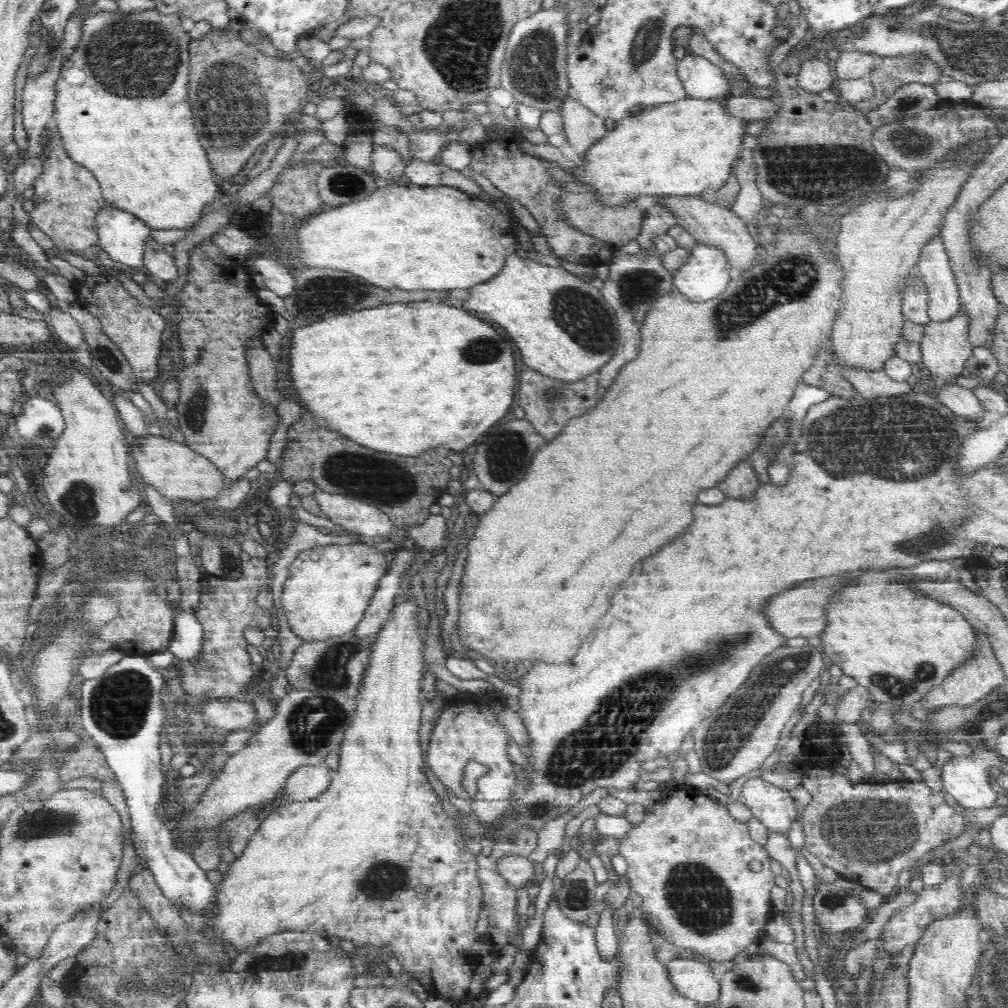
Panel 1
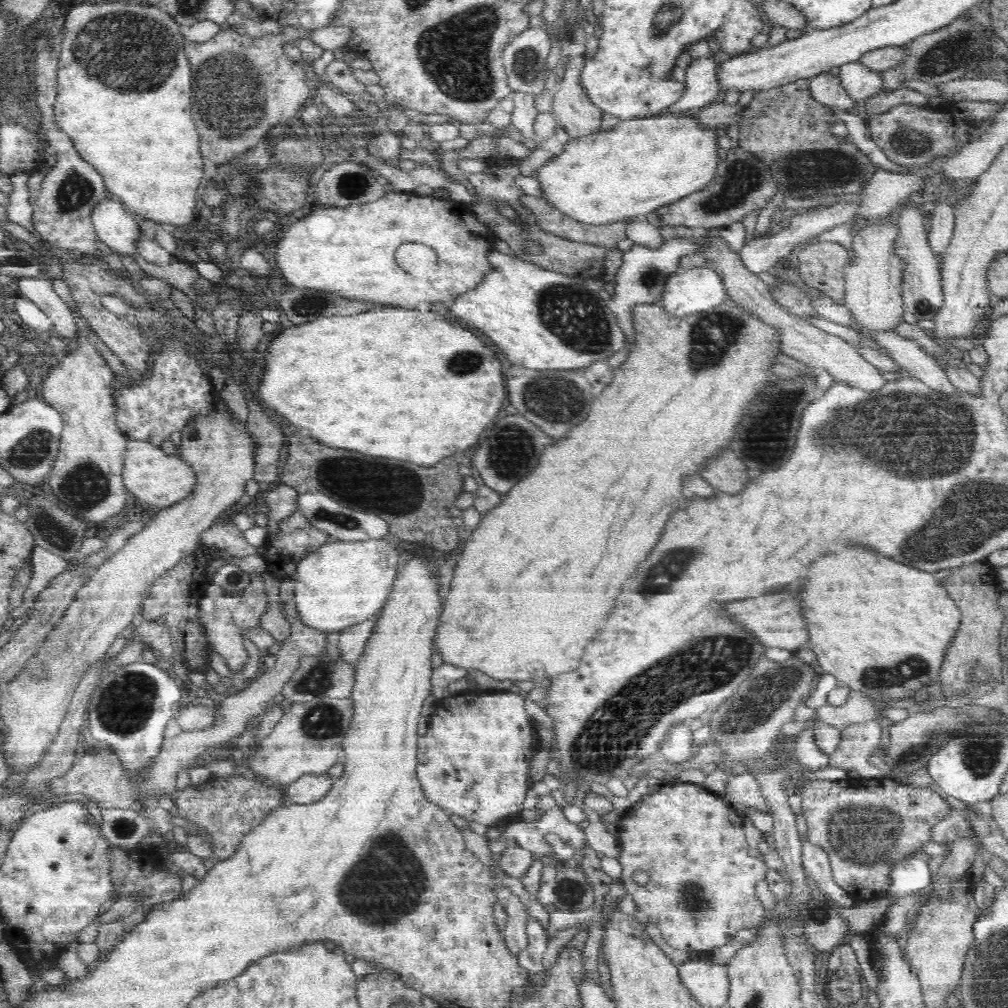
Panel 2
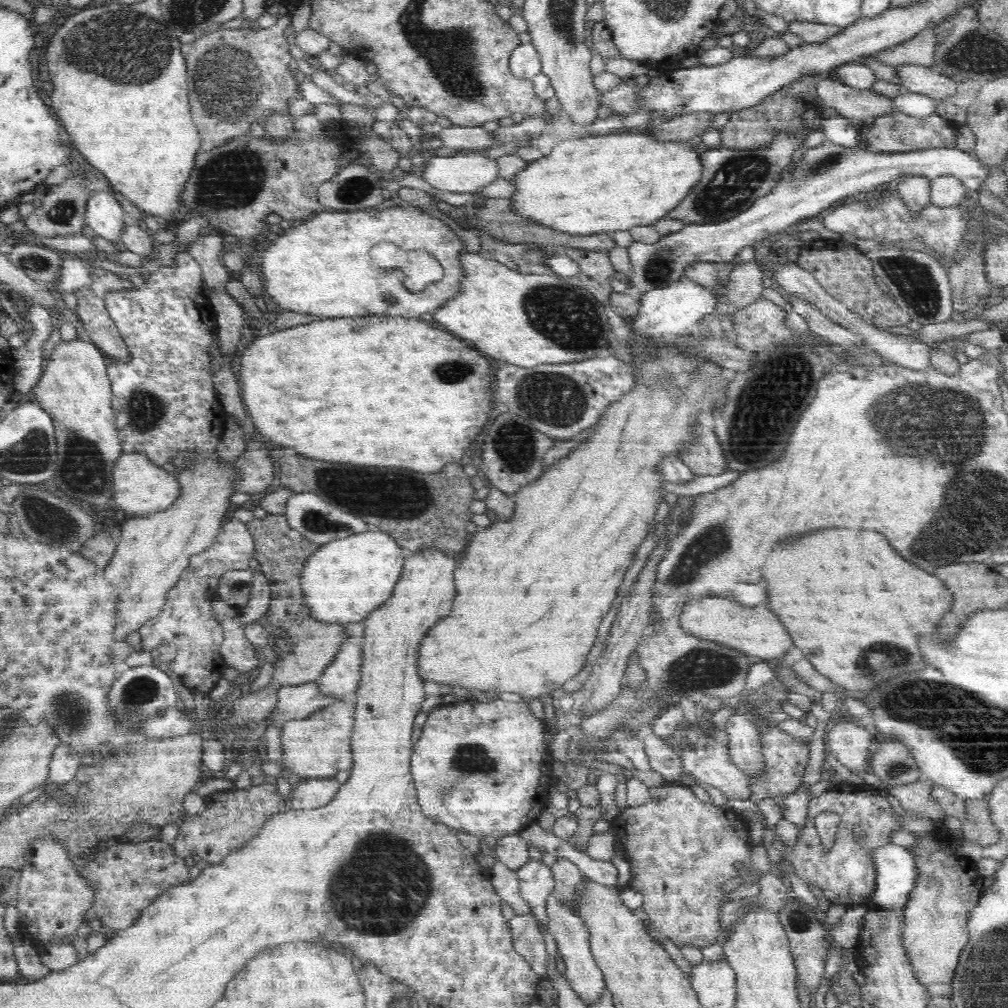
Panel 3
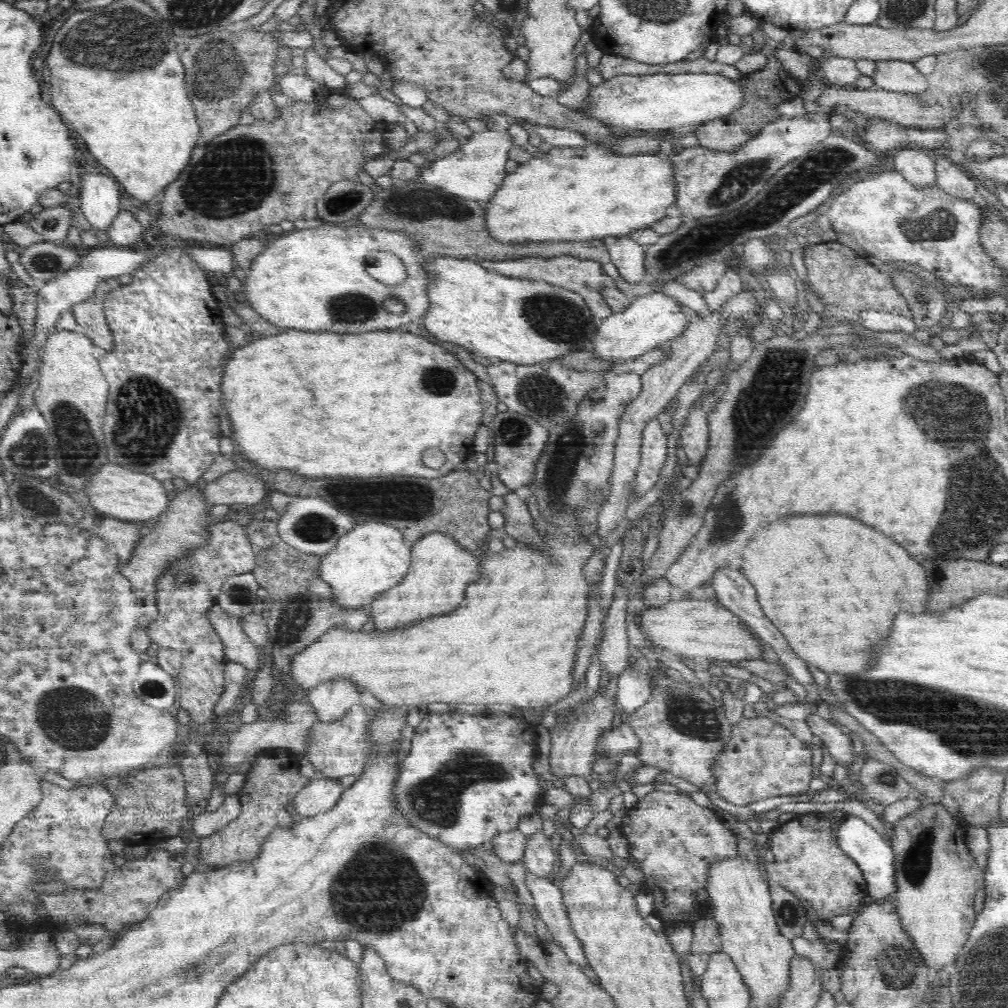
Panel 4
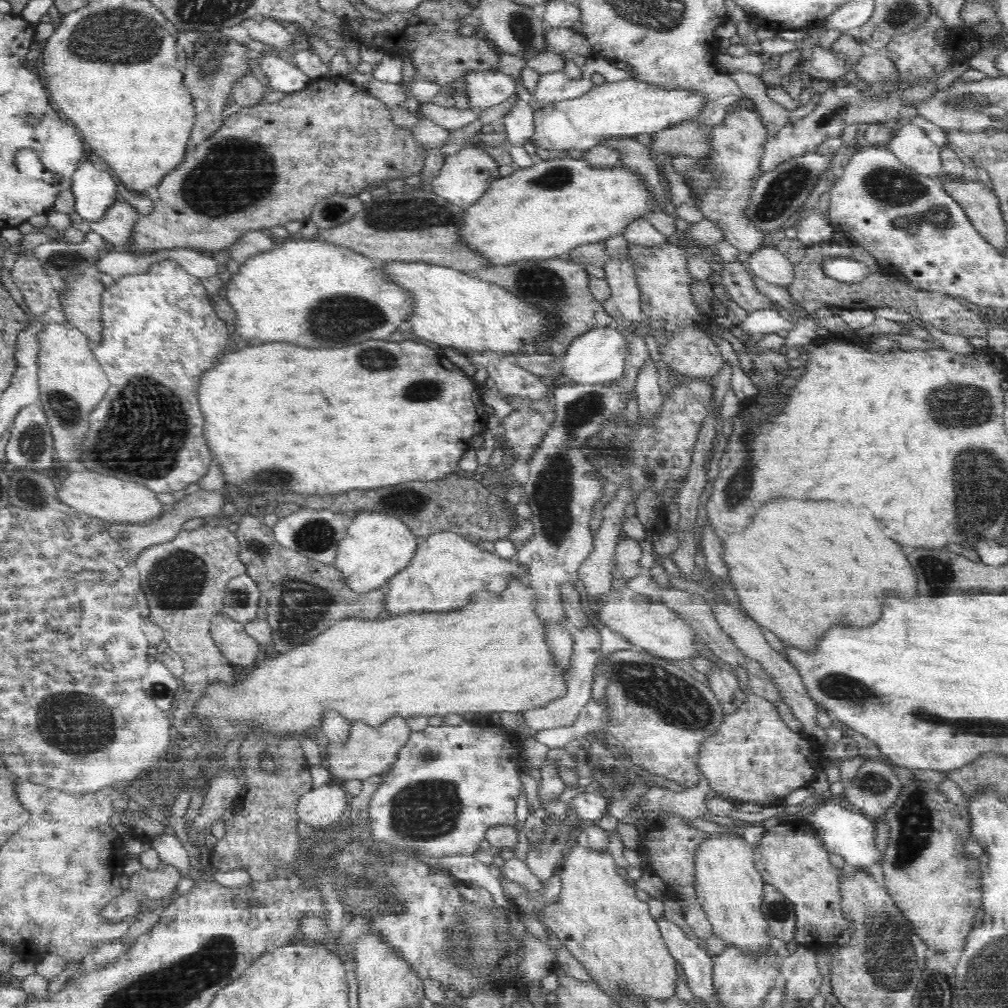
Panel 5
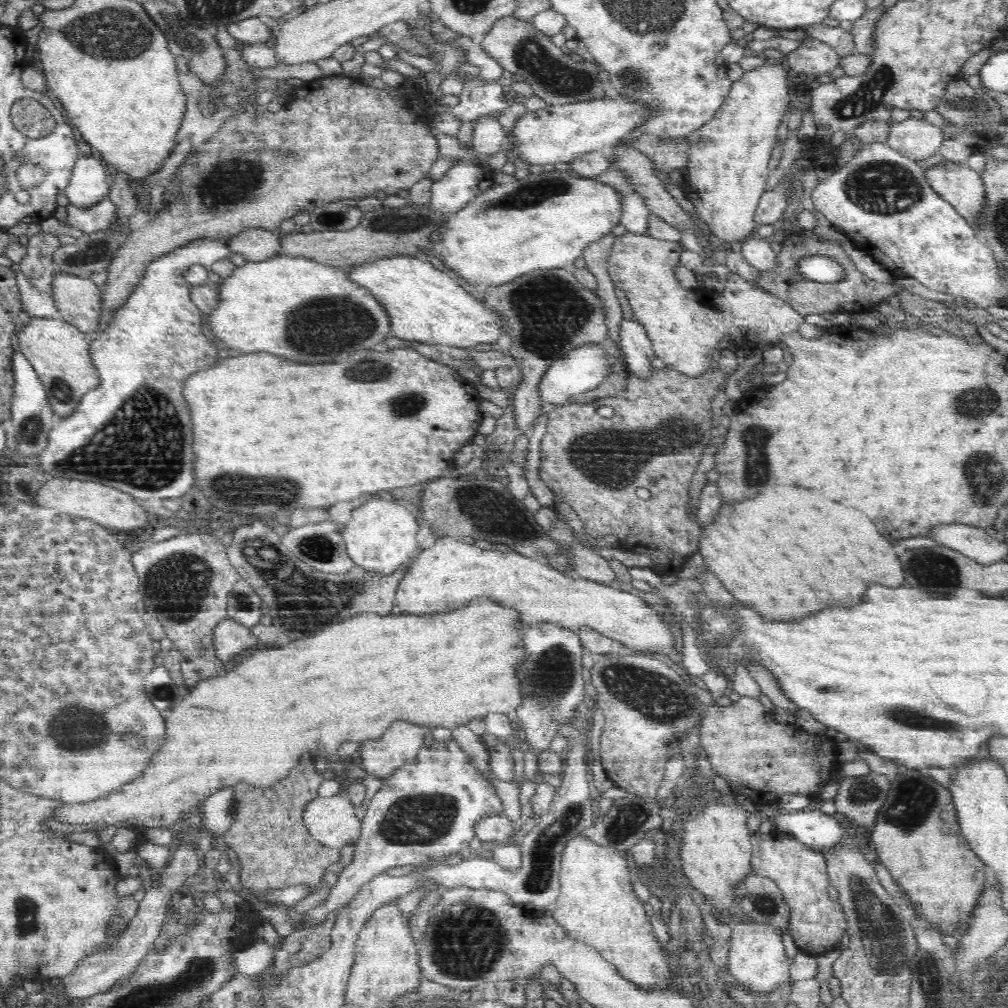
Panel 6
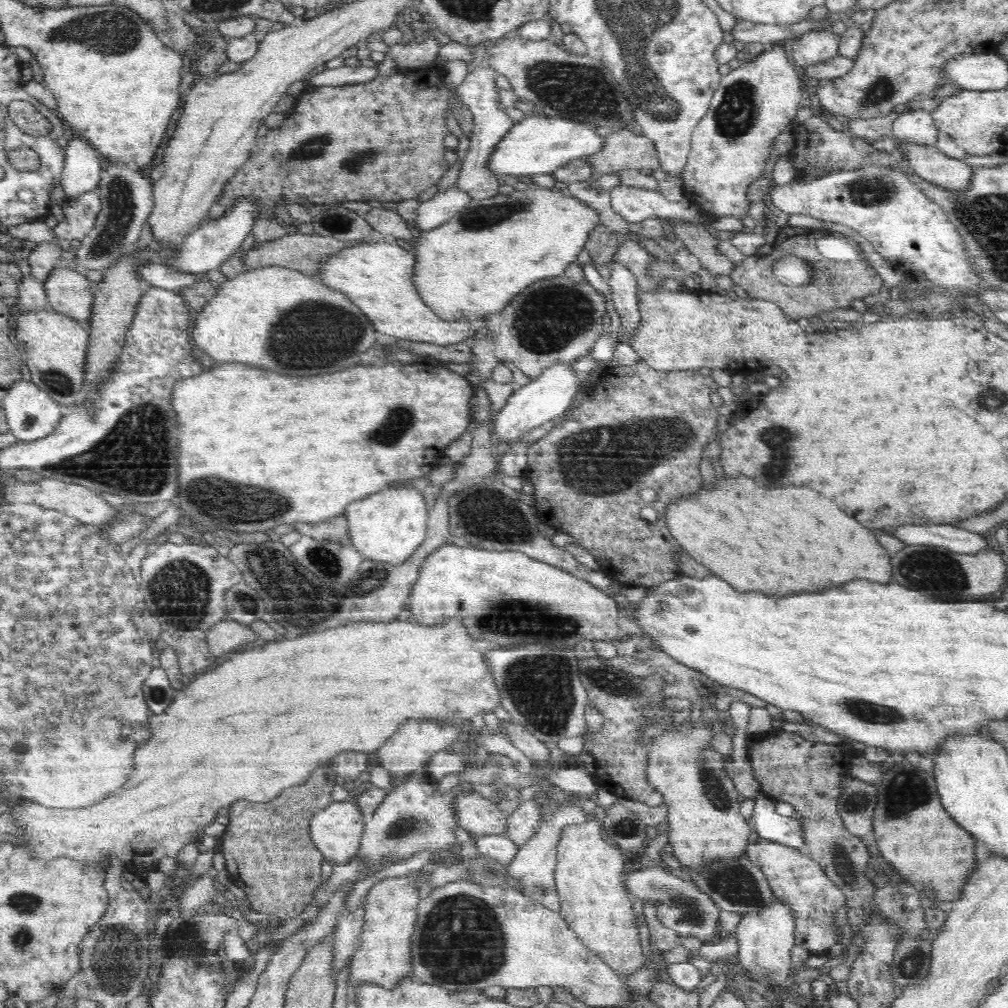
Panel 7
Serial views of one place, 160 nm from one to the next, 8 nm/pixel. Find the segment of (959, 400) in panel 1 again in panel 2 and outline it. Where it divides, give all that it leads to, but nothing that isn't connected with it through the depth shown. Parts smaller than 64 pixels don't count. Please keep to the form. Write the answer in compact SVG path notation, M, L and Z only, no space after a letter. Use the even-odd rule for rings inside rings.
M895 330L876 333L872 340L880 348L884 348L886 355L898 363L908 375L920 379L926 386L946 395L960 392L933 355L925 352L920 343L900 336Z

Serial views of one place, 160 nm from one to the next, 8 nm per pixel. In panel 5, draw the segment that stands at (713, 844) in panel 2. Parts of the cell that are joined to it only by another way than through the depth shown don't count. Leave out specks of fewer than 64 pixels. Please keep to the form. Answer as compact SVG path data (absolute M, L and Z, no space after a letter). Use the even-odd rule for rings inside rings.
M672 816L664 824L656 826L648 836L642 838L642 846L652 858L654 864L654 874L660 877L664 883L672 886L691 886L695 881L695 856L698 854L700 846L712 838L712 834L700 832L696 828L690 828L684 824L684 818Z

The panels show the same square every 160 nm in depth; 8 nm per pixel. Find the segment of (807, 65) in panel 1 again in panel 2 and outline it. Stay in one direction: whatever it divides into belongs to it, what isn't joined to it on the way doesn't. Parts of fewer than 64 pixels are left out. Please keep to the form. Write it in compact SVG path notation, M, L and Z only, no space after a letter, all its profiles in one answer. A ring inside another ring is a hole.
M826 71L811 77L809 82L810 93L818 102L836 110L854 108L856 101L848 96L848 92L841 86L839 77Z

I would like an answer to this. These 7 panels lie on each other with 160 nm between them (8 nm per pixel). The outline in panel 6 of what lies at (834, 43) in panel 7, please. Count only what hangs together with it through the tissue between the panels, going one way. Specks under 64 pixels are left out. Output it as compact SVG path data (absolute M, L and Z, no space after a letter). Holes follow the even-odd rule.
M806 39L784 54L783 63L790 66L792 73L807 77L810 74L818 76L829 73L839 66L840 59L841 56L829 44L818 39Z

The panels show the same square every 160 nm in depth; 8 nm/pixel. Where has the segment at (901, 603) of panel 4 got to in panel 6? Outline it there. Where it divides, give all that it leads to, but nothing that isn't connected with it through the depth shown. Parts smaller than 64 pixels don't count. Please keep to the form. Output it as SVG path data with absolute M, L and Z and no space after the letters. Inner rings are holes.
M802 488L766 490L766 494L758 494L748 502L736 502L736 506L722 506L716 518L718 520L706 523L701 528L696 551L704 558L709 571L736 596L736 601L740 601L742 605L748 604L746 606L748 609L752 608L760 612L768 621L790 620L794 616L806 616L814 610L822 610L828 606L840 606L840 604L854 606L858 602L852 602L852 598L858 598L864 592L864 588L872 582L894 586L894 588L907 586L902 584L902 580L898 580L902 572L896 560L902 559L894 556L894 548L886 538L882 538L876 532L874 524L866 516L862 516L860 510L832 502L822 494L816 494L814 490L802 490Z

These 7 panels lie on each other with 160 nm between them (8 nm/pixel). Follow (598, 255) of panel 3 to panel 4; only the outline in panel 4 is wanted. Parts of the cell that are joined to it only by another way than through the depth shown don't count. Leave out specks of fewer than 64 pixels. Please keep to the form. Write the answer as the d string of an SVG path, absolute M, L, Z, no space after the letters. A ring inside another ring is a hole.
M564 254L552 258L484 259L479 262L484 270L492 270L498 274L508 275L510 278L544 281L556 287L568 288L568 291L574 291L578 295L584 294L584 301L588 303L592 315L598 319L609 318L614 313L604 301L602 290L615 286L616 282L604 273L601 263L592 259L576 258L575 255Z

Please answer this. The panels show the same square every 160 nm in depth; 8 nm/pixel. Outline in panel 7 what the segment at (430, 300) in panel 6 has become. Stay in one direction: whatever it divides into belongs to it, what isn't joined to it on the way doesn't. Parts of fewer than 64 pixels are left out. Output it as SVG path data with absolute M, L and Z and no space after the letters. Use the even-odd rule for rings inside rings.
M393 240L388 241L372 241L372 242L360 242L359 245L349 246L348 248L342 250L342 252L338 252L334 257L328 257L326 261L323 262L322 265L319 266L318 279L324 283L326 286L332 286L332 290L340 290L342 294L348 294L348 298L352 299L352 303L356 304L356 307L360 308L360 311L364 312L368 321L372 324L372 326L376 326L376 330L378 332L382 332L382 334L388 334L388 336L396 336L398 339L407 339L408 341L413 342L427 342L436 344L439 346L446 345L456 345L458 342L462 342L462 340L466 340L466 336L472 332L472 336L474 336L474 330L470 328L470 321L455 321L454 323L446 323L446 321L436 317L436 313L432 311L432 309L428 309L426 305L424 305L424 301L420 299L420 296L417 294L416 287L412 283L412 277L414 272L414 263L415 263L415 254L410 251L406 251L404 248L397 245Z

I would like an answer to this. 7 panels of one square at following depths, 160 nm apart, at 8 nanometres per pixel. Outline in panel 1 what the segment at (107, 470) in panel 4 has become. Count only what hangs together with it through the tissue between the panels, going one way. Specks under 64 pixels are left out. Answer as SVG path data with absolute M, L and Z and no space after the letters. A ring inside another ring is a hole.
M151 435L131 442L136 474L142 482L154 486L162 496L172 501L181 498L199 503L216 497L220 490L226 488L226 478L219 467L186 444Z

